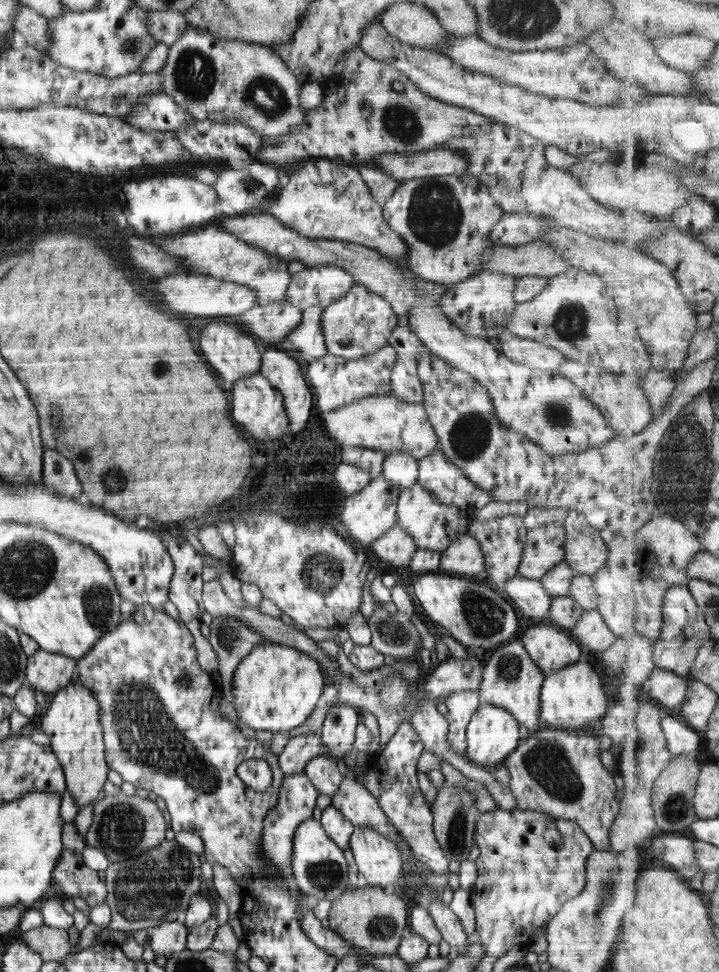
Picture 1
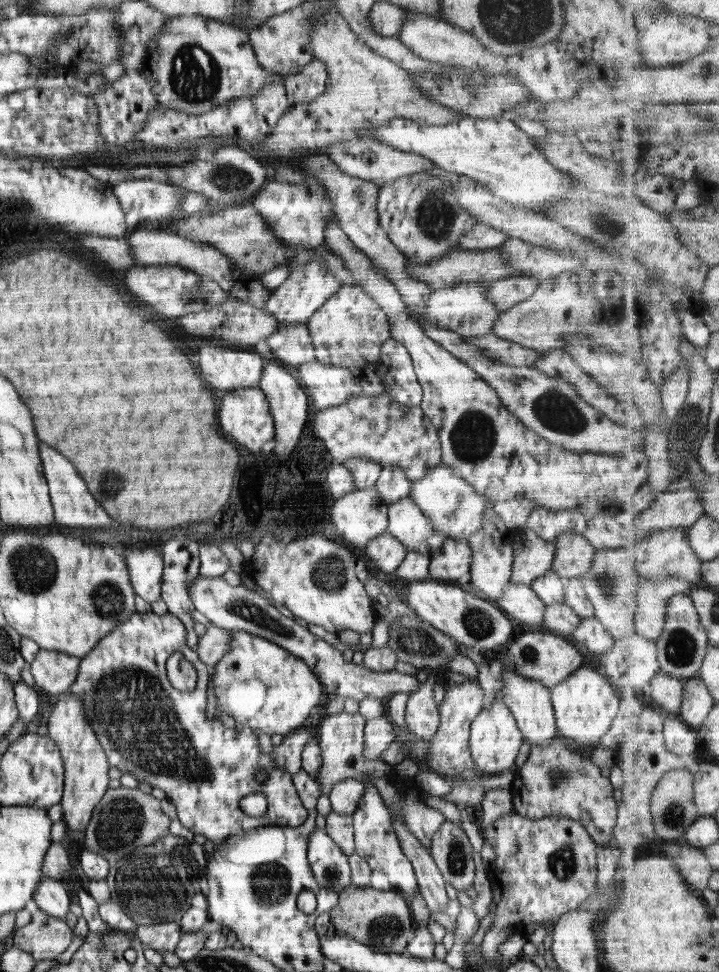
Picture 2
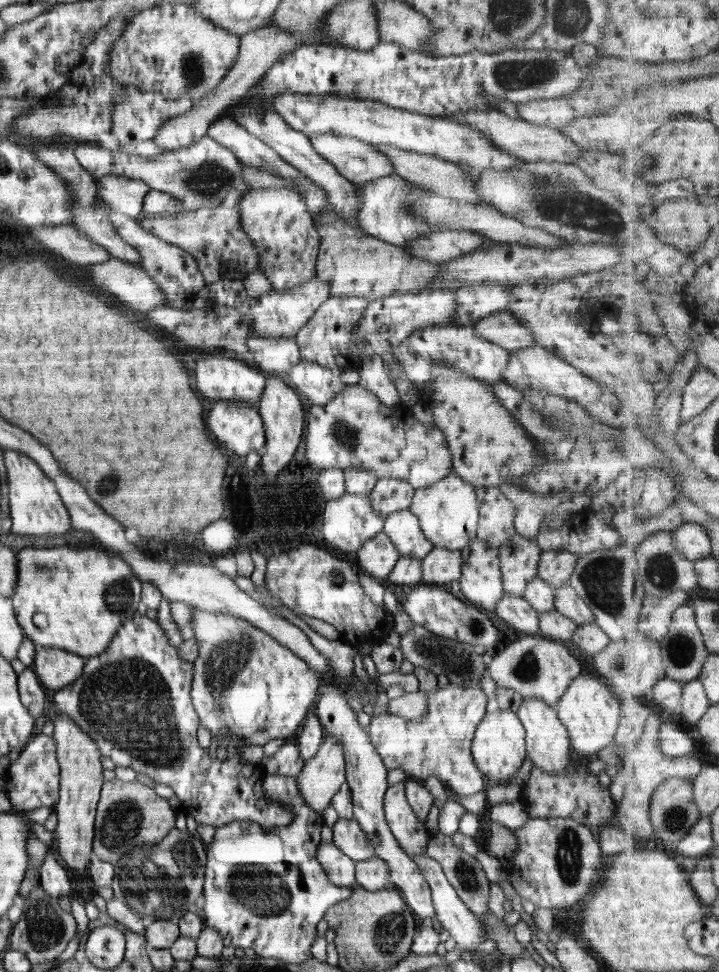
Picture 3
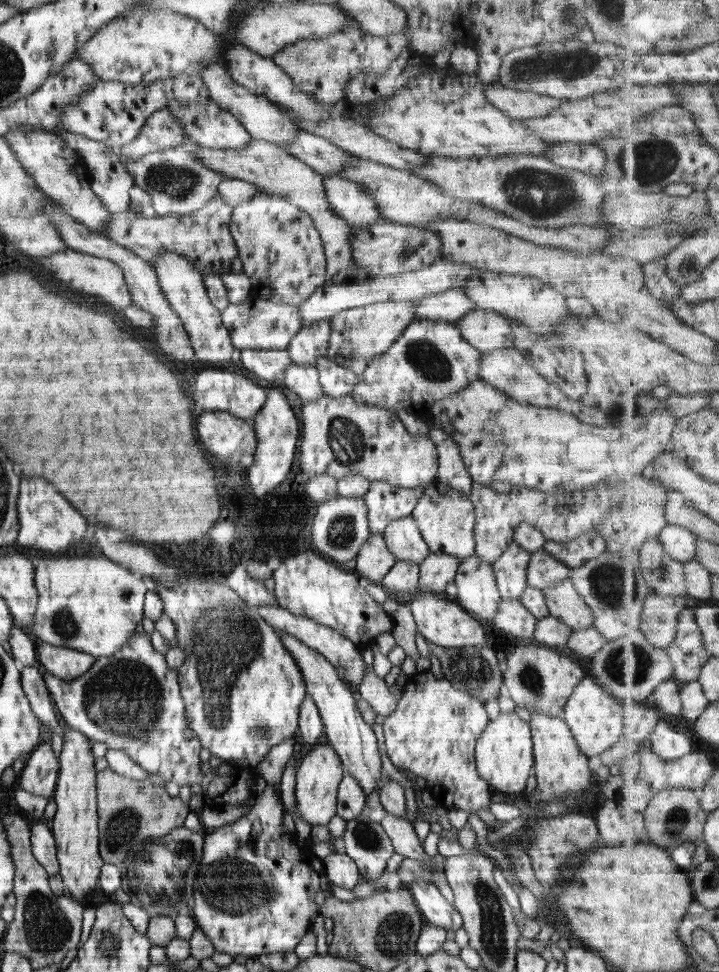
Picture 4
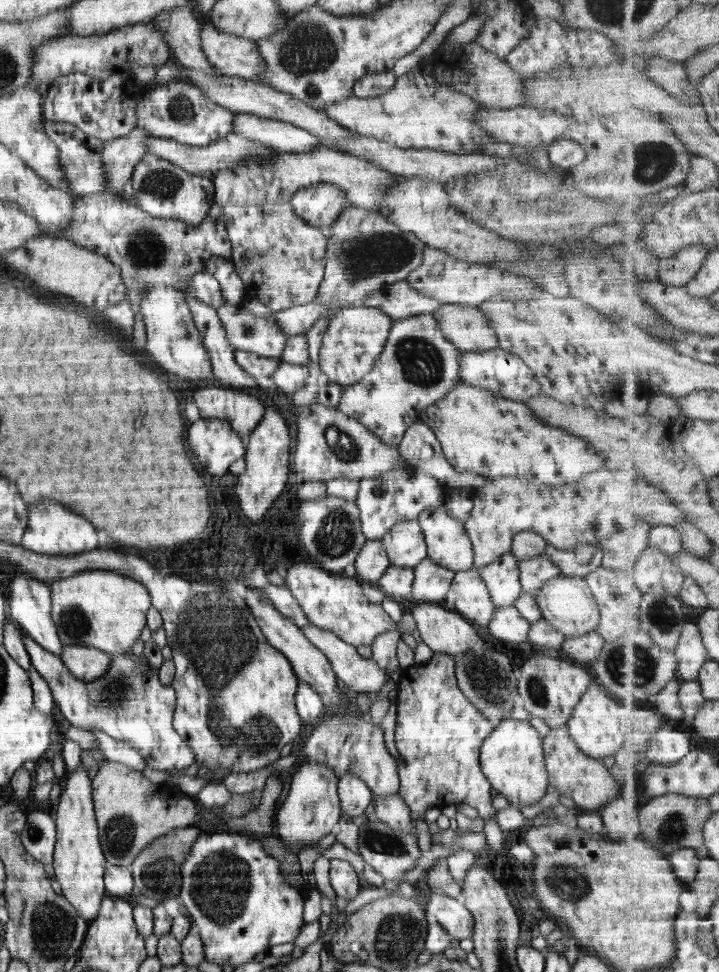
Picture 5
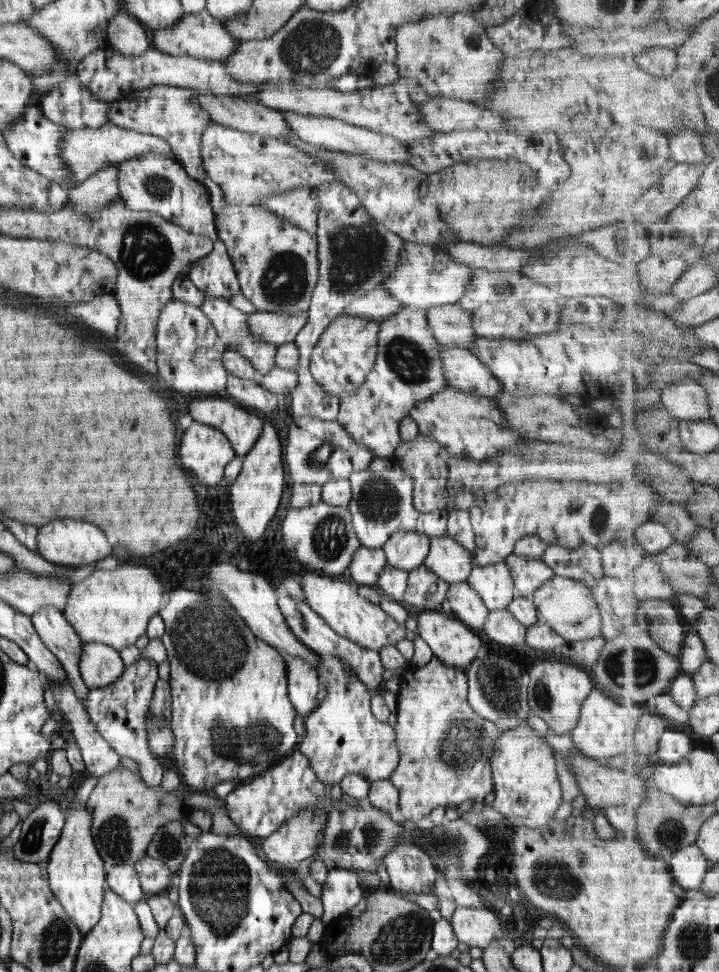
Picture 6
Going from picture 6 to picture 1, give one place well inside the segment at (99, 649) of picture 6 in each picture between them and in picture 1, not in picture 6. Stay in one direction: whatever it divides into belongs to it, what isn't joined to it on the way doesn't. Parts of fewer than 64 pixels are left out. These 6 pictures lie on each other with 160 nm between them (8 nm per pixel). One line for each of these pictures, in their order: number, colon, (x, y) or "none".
1: (45, 671)
2: (54, 672)
3: (56, 668)
4: (64, 663)
5: (86, 663)

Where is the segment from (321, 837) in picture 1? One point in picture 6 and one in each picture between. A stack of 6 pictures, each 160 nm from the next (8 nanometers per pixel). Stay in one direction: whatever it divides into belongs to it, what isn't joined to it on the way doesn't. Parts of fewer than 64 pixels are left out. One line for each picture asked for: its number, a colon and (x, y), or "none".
2: (329, 864)
3: (339, 868)
4: (342, 871)
5: (343, 878)
6: (341, 891)

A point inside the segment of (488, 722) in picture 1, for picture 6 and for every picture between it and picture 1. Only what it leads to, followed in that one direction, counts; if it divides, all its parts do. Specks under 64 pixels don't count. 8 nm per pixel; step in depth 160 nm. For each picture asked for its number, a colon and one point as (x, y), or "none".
2: (494, 739)
3: (498, 748)
4: (503, 754)
5: (512, 758)
6: (528, 792)

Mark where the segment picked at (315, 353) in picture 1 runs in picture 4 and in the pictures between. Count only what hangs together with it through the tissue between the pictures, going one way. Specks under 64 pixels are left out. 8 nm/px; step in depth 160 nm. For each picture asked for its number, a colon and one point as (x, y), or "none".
2: (292, 345)
3: (271, 356)
4: (267, 364)

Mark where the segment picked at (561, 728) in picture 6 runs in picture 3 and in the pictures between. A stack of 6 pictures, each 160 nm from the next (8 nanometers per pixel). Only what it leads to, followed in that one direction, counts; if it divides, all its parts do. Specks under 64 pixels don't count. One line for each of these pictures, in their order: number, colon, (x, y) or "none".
3: (541, 668)
4: (539, 679)
5: (548, 688)

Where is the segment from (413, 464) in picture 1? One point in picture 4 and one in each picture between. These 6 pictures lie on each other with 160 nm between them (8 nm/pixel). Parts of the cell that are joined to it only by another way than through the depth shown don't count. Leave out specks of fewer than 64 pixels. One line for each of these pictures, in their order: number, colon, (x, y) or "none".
2: (393, 483)
3: (389, 495)
4: (386, 502)

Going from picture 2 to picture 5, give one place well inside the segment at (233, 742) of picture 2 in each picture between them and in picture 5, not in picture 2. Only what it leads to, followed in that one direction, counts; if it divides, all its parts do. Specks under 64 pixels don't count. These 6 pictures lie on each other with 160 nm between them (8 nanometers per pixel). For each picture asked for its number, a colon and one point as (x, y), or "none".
3: (134, 700)
4: (132, 701)
5: (129, 703)

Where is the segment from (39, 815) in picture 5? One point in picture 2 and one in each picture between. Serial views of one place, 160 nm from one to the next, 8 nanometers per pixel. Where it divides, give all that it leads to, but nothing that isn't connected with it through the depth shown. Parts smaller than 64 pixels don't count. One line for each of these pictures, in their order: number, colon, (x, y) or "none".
2: (50, 896)
3: (54, 881)
4: (44, 849)

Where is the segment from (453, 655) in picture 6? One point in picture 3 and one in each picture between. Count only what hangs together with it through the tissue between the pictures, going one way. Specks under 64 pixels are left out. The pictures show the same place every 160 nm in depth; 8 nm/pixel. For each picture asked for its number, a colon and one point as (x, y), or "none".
3: (434, 607)
4: (447, 624)
5: (444, 631)

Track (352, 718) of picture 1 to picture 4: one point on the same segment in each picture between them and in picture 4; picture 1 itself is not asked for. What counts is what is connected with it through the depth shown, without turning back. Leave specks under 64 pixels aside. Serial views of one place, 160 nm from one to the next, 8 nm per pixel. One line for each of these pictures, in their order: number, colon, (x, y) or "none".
2: (340, 736)
3: (320, 778)
4: (320, 772)

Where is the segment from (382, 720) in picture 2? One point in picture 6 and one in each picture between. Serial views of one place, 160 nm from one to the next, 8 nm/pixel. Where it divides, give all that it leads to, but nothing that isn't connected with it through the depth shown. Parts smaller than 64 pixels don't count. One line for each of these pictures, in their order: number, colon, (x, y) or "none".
3: (439, 744)
4: (432, 734)
5: (439, 732)
6: (444, 747)

